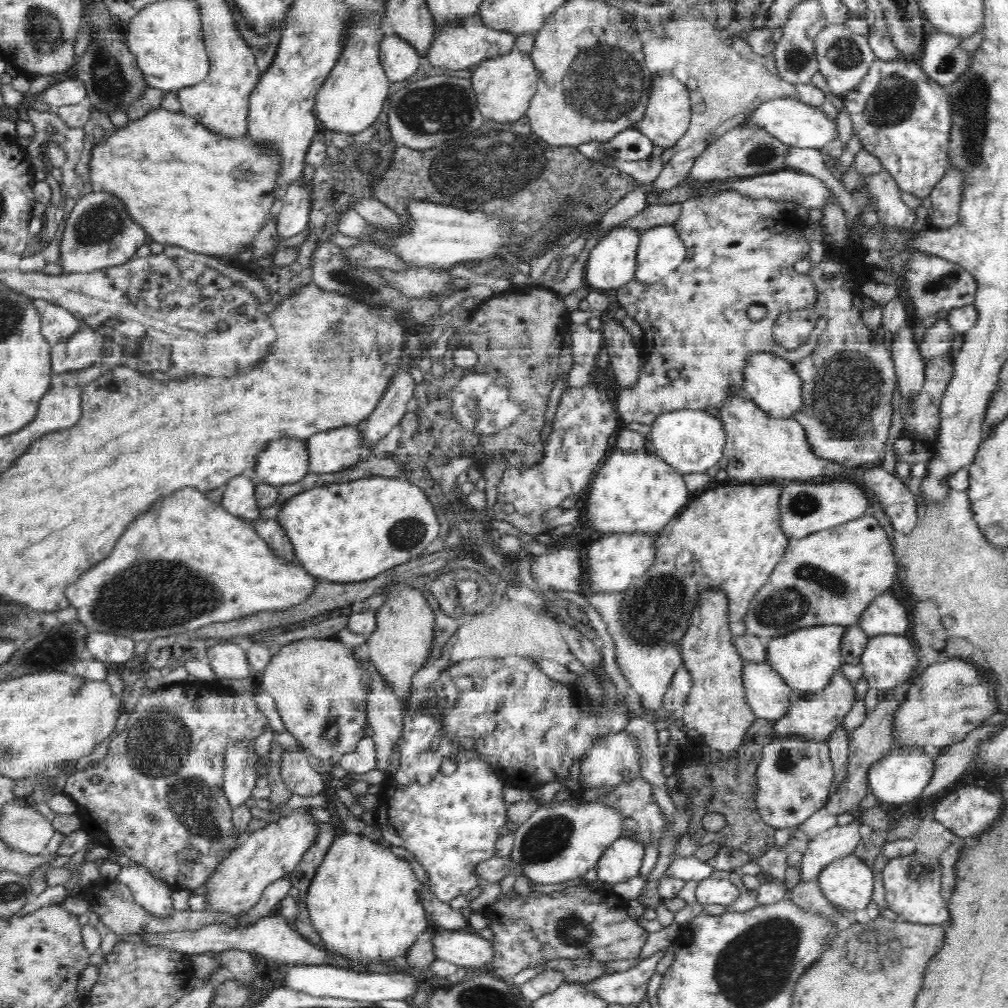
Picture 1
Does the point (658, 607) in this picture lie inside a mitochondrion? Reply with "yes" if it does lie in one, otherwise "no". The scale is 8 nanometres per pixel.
yes

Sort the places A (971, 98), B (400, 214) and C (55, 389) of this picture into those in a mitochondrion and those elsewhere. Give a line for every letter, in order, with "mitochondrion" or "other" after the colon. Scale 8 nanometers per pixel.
A: mitochondrion
B: other
C: other

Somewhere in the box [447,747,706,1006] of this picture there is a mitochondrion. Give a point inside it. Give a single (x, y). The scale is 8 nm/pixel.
(548, 838)

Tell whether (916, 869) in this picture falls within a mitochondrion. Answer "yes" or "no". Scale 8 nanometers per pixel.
yes

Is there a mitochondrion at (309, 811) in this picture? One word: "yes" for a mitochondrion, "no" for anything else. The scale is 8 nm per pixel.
no

